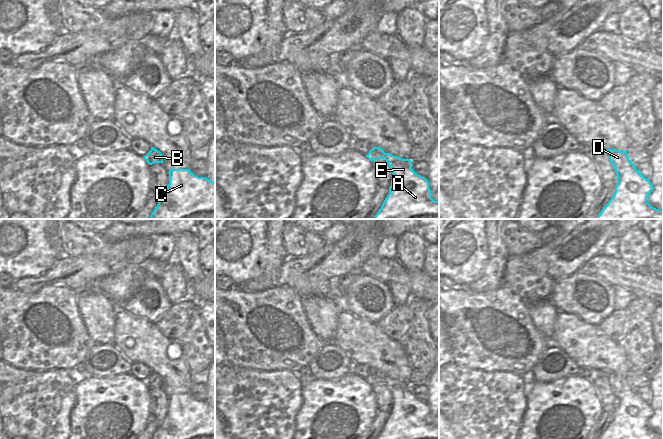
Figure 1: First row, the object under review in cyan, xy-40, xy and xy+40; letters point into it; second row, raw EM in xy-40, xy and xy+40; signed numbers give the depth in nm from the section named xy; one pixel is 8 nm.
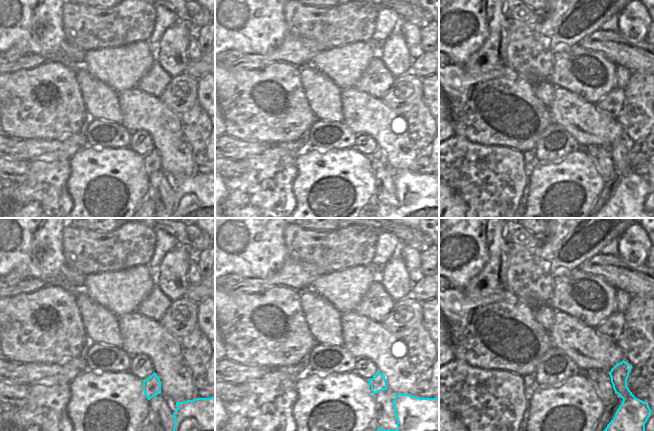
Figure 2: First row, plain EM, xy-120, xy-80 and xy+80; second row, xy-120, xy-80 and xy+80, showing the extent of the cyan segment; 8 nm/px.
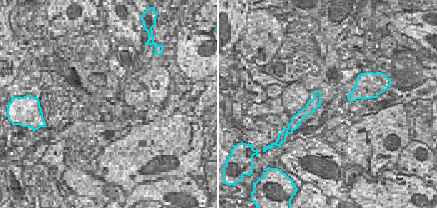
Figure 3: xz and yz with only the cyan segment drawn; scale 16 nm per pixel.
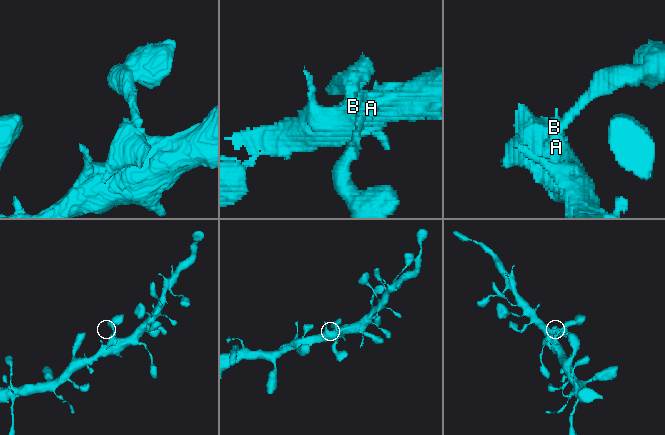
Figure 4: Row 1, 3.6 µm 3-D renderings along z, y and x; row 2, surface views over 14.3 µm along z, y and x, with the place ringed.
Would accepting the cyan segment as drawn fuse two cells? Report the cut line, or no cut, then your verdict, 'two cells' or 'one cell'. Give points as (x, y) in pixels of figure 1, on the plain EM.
cut xy (384, 377), (385, 382); two cells

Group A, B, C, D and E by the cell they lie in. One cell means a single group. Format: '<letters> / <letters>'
A C D E / B

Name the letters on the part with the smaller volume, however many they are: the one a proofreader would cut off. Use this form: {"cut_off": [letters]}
{"cut_off": ["B"]}

